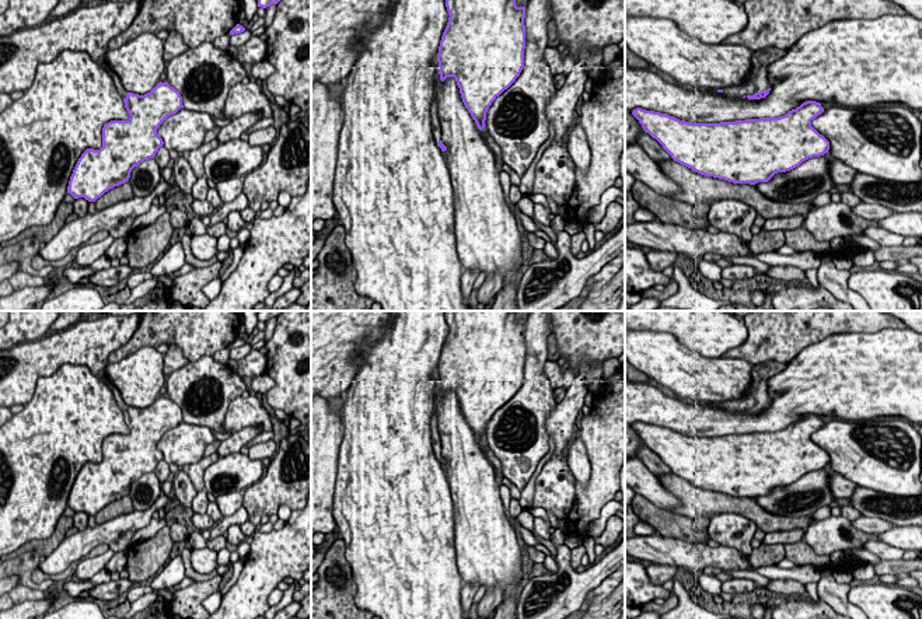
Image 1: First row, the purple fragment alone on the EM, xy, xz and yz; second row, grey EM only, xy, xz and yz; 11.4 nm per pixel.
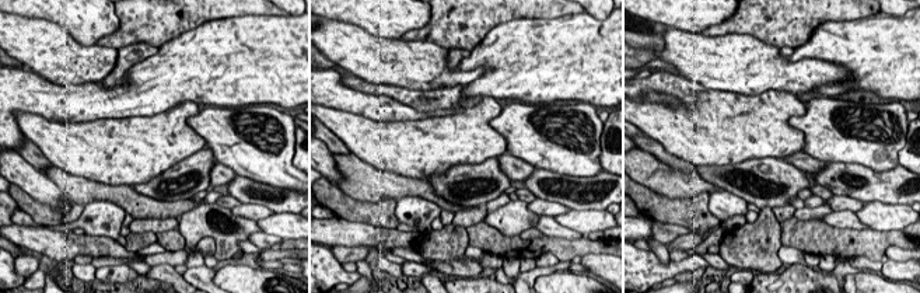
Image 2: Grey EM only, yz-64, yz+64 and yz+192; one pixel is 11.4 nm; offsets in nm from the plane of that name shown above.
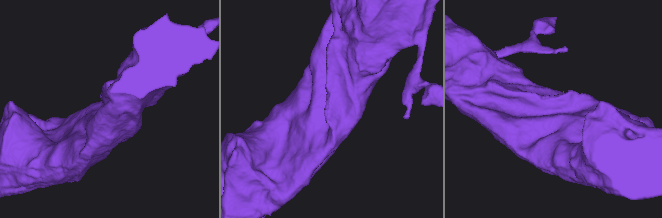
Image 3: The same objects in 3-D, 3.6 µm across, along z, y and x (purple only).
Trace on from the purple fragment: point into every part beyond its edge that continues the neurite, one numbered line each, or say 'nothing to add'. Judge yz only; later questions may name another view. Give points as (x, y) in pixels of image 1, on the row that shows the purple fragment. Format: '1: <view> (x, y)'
1: yz (757, 81)

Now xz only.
1: xz (436, 128)

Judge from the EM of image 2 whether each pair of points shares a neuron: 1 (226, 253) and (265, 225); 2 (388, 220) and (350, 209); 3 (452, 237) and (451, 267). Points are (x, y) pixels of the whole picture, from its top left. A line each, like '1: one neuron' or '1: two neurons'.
1: two neurons
2: one neuron
3: one neuron

